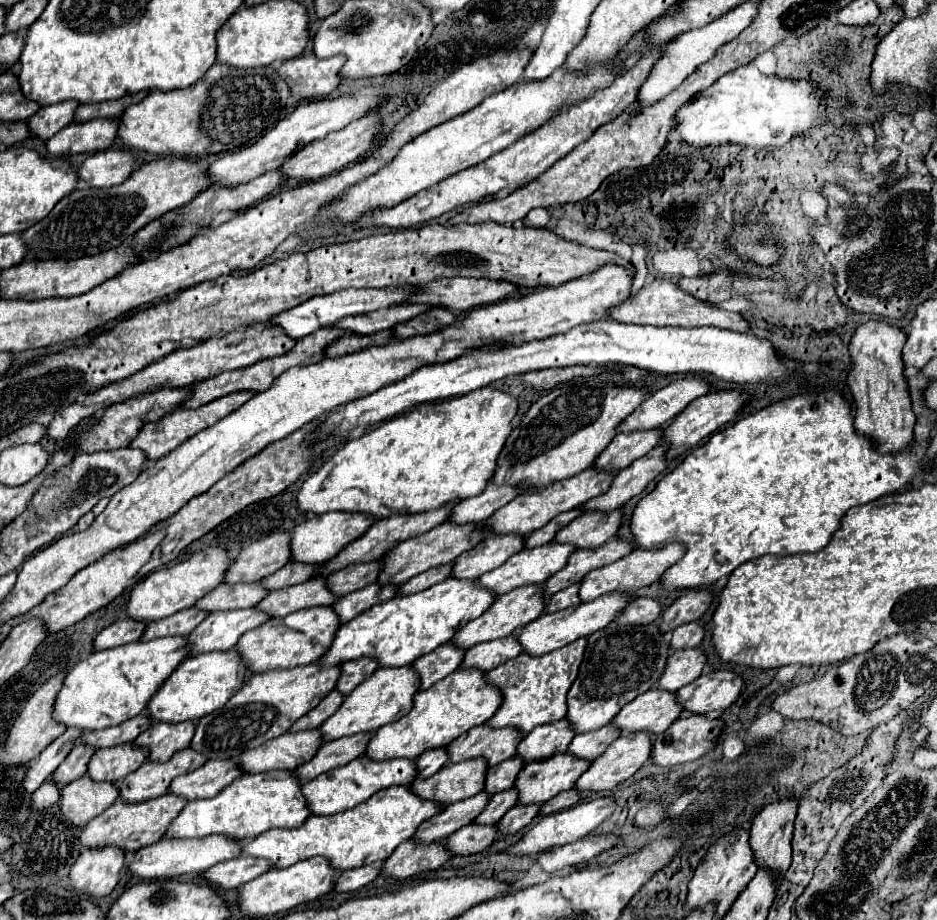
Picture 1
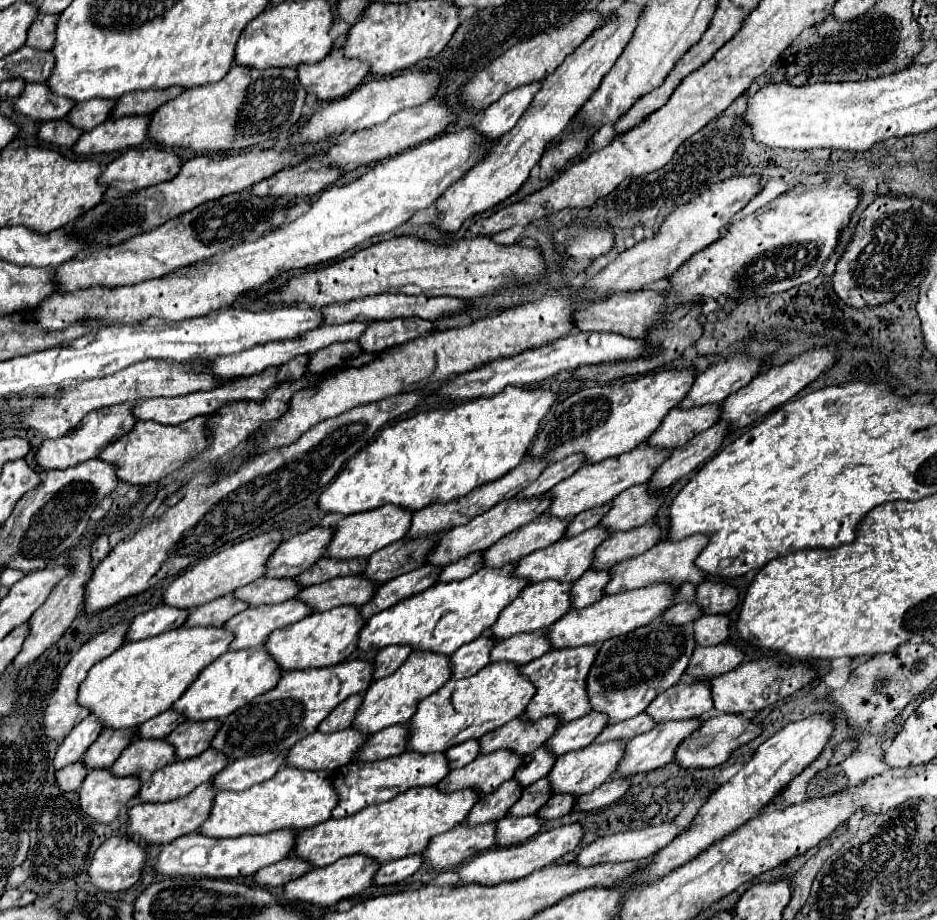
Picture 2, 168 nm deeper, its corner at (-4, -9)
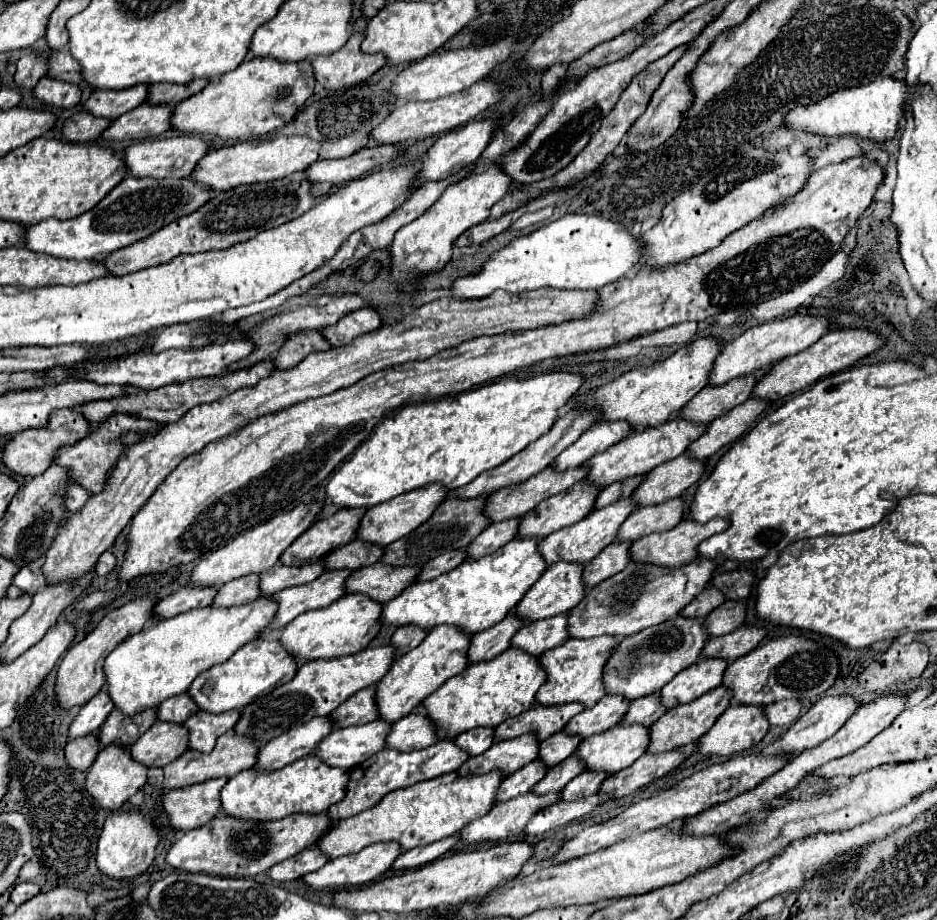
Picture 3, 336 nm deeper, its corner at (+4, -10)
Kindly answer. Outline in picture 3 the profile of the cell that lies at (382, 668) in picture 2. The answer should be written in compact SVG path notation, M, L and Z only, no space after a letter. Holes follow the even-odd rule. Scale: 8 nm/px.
M397 629L391 637L391 645L395 647L395 657L415 649L423 641L425 635L427 633L421 633L421 629Z

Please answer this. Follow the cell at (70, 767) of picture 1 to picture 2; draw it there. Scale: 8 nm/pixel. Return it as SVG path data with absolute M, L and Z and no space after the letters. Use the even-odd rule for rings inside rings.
M113 728L103 730L99 738L89 746L81 762L87 764L87 768L111 768L115 760L121 756L121 752L135 740L135 736L137 728L125 732L113 732Z

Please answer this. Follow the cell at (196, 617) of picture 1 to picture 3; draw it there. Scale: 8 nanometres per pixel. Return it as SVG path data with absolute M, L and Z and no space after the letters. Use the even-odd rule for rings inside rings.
M253 575L253 577L239 577L237 581L223 585L217 591L211 607L225 609L225 607L237 607L237 605L247 605L255 601L259 597L257 581L259 581L259 575Z

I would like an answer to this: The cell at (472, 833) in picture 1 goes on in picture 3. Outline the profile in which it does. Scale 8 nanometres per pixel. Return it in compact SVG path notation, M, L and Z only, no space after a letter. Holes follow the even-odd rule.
M591 795L587 799L581 799L581 801L571 801L571 803L557 803L557 805L549 805L541 811L537 811L527 827L525 827L525 833L527 835L543 835L545 831L551 831L551 829L557 829L557 827L563 827L565 823L573 821L573 819L579 819L587 813L591 813L597 805L601 805L603 801L607 801L609 797L607 795Z

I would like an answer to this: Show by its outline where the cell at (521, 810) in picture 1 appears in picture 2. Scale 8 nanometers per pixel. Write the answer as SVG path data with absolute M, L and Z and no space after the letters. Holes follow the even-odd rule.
M553 796L553 800L549 800L539 812L537 816L541 816L543 820L553 820L553 818L561 818L565 814L569 814L573 810L575 804L575 796Z

